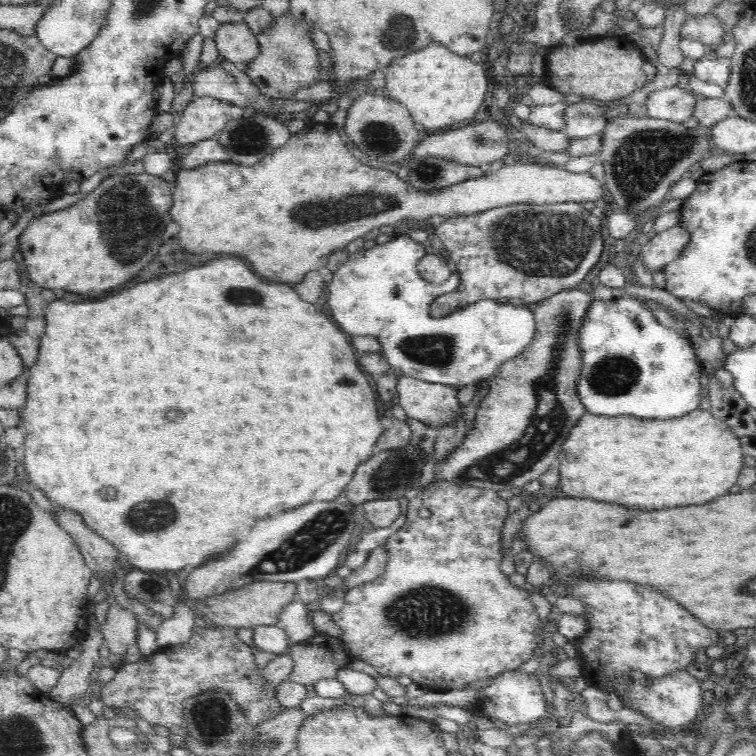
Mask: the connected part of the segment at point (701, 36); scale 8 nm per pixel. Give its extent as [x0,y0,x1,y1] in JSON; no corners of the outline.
[679,14,724,47]

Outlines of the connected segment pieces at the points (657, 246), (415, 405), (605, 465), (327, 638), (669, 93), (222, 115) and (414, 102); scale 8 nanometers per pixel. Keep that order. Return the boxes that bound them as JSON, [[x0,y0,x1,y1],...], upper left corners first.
[[640,223,689,273],[397,375,462,428],[556,410,748,510],[286,633,352,685],[645,85,697,122],[174,96,244,145],[382,43,488,132]]

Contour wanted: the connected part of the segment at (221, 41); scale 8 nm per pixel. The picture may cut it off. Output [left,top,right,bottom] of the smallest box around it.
[216,21,260,64]

